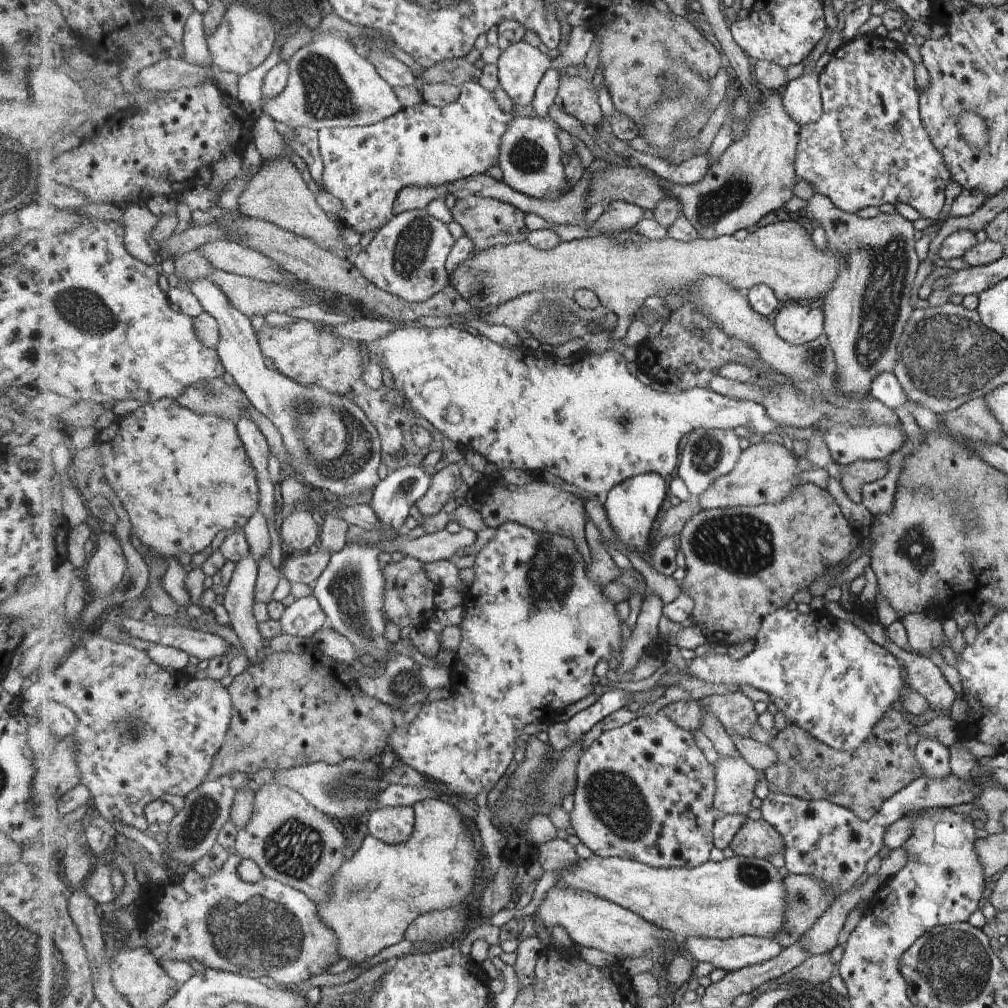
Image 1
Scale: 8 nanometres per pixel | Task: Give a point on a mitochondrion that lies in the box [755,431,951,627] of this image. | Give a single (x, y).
(916, 546)

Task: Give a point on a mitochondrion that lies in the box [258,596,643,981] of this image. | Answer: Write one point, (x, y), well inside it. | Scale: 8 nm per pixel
(294, 848)

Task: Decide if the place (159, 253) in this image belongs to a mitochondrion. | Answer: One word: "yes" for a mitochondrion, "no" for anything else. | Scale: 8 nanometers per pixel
no

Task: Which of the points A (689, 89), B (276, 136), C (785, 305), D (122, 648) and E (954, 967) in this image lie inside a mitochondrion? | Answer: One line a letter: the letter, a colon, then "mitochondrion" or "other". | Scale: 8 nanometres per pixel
A: mitochondrion
B: other
C: other
D: other
E: mitochondrion

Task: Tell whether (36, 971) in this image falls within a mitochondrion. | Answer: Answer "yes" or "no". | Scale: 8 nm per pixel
yes

